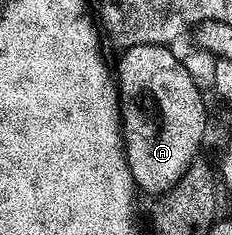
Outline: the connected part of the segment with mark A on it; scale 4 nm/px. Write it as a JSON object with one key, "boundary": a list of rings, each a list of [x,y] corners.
{"boundary":[[[140,44],[139,46],[127,46],[121,51],[122,59],[118,62],[118,70],[116,66],[116,85],[118,88],[118,113],[122,116],[122,141],[128,160],[128,168],[134,177],[134,185],[139,191],[142,190],[149,196],[157,196],[166,194],[177,184],[184,176],[184,172],[188,172],[188,168],[199,157],[198,149],[202,146],[202,137],[206,134],[206,102],[203,91],[196,88],[196,84],[192,84],[192,78],[188,76],[187,69],[184,68],[181,57],[176,53],[173,54],[170,46],[157,46],[156,44]]]}

